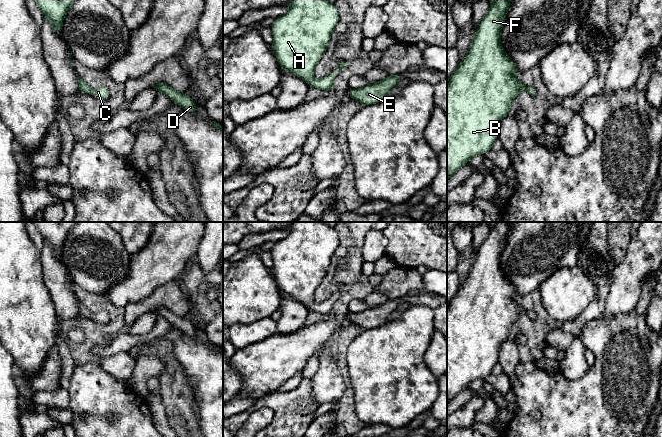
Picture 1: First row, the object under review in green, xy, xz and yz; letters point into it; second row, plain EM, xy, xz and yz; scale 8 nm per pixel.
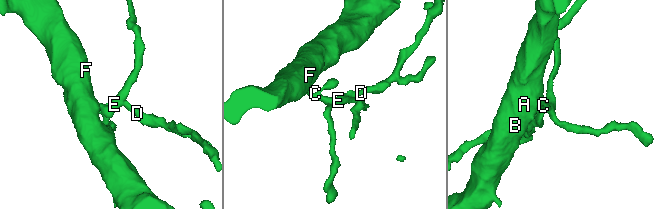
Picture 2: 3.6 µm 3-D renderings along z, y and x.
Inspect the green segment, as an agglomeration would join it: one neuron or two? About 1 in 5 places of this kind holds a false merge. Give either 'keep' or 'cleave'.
keep

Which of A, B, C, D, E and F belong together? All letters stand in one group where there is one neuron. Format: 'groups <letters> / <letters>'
groups A B C D E F

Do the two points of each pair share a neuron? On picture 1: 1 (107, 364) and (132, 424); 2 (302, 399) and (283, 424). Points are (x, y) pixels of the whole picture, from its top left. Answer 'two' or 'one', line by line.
1: two
2: one

